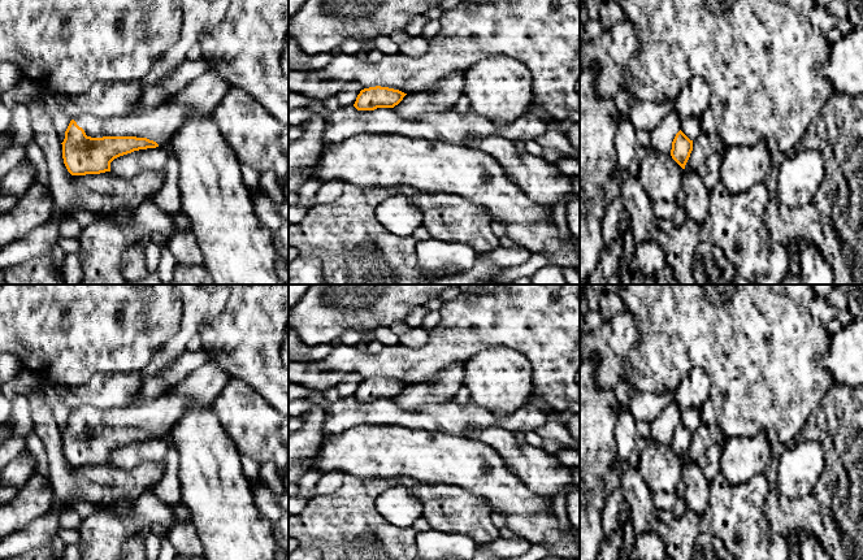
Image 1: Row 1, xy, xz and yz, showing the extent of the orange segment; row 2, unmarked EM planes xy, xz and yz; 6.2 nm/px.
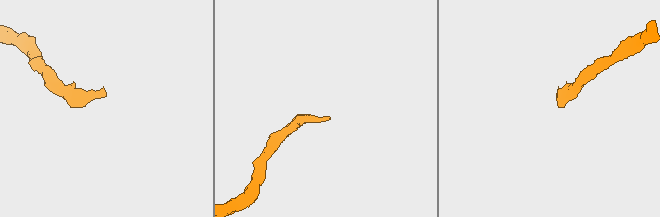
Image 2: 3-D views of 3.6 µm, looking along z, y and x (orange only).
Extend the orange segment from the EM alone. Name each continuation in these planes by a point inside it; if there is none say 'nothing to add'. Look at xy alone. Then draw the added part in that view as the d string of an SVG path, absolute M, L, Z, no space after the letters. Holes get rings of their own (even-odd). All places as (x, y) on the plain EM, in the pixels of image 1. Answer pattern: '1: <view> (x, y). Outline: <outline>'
1: xy (204, 385). Outline: M221 352L211 355L201 368L175 385L172 395L161 395L139 407L125 405L101 411L92 405L81 405L74 412L91 429L136 427L168 438L170 429L183 416L191 401L214 405L216 398L229 383L231 375L221 366L221 355Z

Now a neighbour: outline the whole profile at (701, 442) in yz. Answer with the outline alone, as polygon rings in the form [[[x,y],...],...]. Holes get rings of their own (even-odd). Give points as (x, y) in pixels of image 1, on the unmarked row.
[[[717,425],[699,426],[693,431],[693,442],[685,456],[684,463],[697,463],[711,443],[723,444],[725,438]]]

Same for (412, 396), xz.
[[[455,363],[437,374],[428,383],[407,385],[393,400],[404,409],[455,401],[463,386],[464,363]]]

